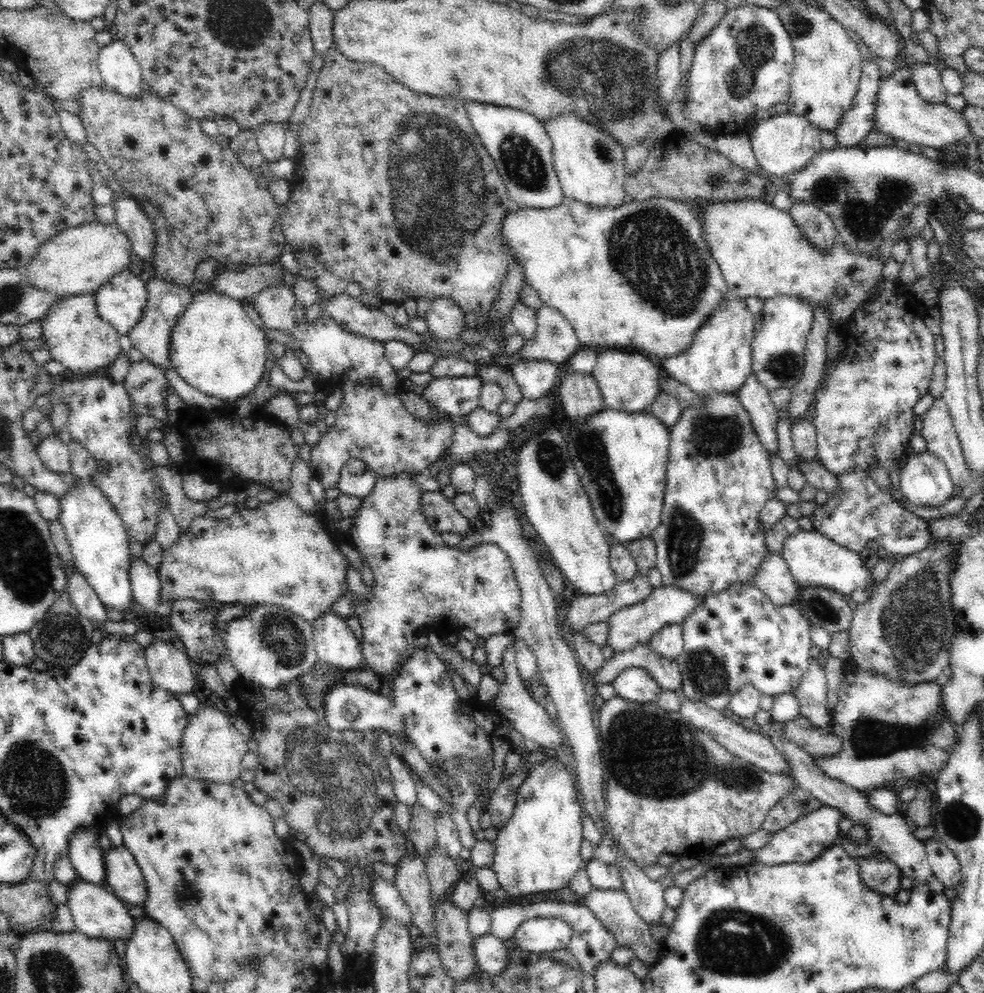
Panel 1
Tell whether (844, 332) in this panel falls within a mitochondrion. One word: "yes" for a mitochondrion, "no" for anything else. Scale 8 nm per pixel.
no

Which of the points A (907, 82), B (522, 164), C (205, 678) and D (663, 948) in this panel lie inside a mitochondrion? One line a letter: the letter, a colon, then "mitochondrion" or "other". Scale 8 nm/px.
A: other
B: mitochondrion
C: other
D: other

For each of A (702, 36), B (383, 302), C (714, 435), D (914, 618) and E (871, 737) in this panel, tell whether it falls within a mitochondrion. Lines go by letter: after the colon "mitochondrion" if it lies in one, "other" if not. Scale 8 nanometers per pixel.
A: other
B: other
C: mitochondrion
D: mitochondrion
E: mitochondrion

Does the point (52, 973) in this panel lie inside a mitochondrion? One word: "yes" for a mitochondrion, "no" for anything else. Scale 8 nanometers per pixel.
yes

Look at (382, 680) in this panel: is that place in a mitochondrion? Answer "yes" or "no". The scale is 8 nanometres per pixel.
no

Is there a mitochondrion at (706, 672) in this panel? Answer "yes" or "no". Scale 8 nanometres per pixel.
yes

